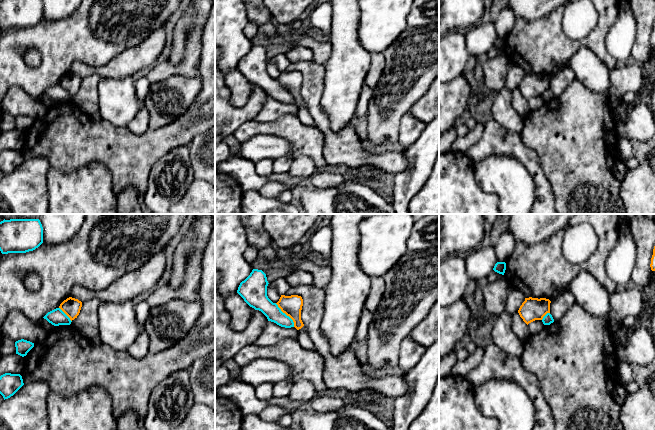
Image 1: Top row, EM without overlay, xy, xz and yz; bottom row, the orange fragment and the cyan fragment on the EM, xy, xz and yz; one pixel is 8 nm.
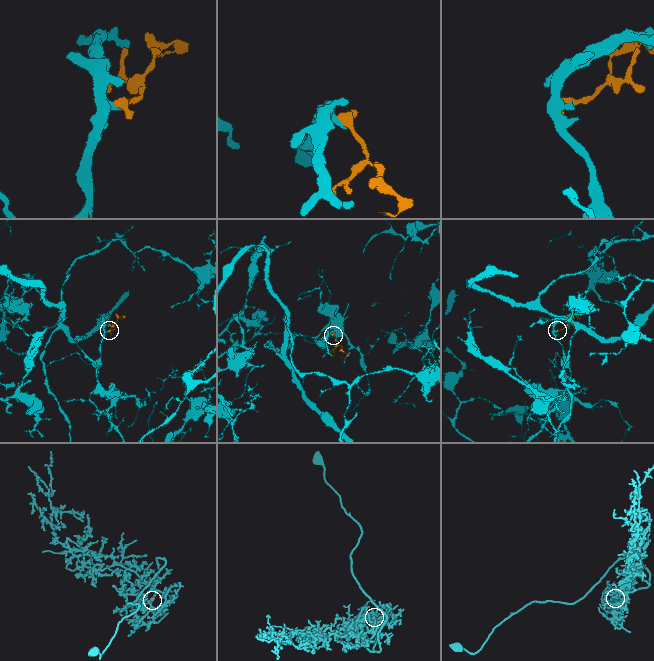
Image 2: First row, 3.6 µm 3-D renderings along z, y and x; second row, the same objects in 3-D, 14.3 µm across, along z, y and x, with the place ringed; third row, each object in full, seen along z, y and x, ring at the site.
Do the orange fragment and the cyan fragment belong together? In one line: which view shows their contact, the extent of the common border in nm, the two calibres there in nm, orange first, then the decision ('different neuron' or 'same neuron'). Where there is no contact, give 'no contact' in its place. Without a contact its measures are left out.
contact in xz; length 240 nm; calibres 160 and 150 nm; different neuron

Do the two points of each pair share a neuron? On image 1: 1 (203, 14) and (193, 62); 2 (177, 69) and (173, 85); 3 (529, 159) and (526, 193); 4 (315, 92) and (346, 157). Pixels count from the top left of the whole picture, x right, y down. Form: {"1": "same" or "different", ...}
{"1": "same", "2": "different", "3": "different", "4": "same"}

